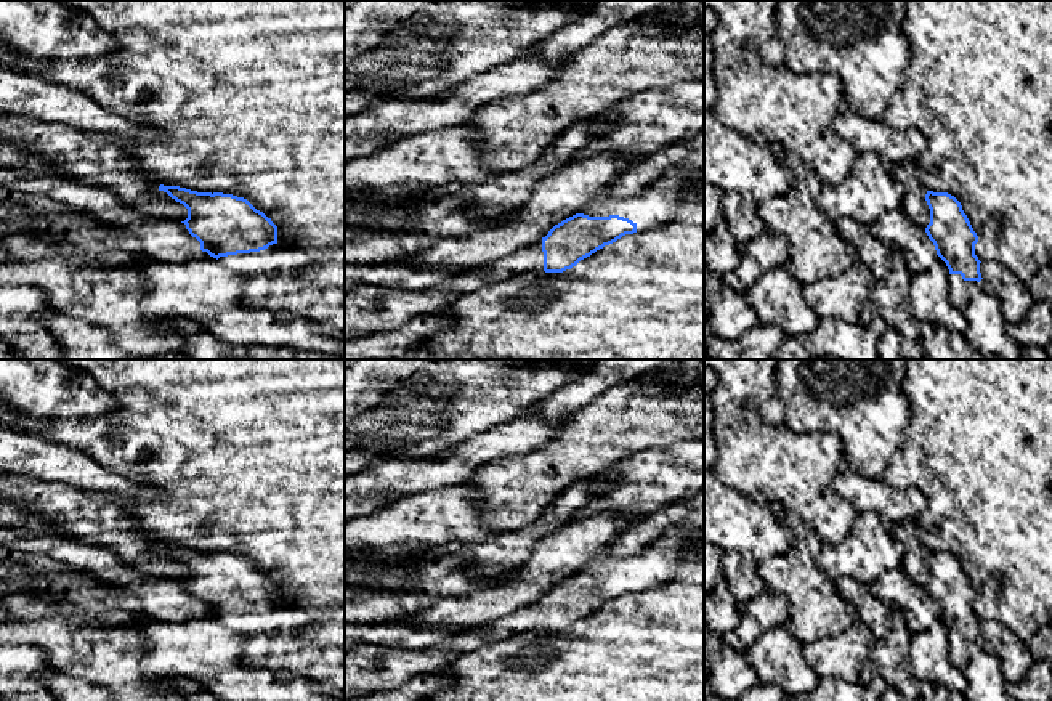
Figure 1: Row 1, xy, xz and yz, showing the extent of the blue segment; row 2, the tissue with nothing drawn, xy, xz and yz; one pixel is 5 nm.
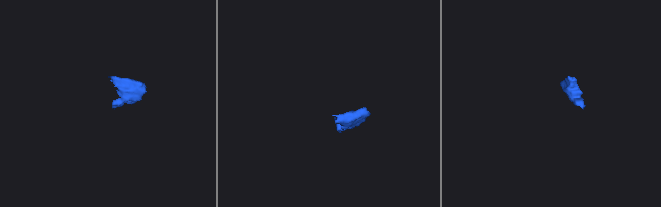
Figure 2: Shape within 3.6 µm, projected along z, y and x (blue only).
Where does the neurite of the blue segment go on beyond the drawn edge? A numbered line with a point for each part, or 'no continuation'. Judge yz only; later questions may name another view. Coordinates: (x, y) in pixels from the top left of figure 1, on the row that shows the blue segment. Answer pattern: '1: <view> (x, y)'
1: yz (961, 292)

